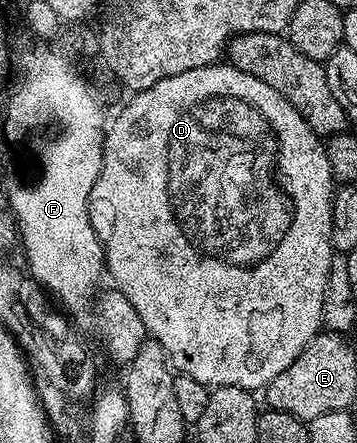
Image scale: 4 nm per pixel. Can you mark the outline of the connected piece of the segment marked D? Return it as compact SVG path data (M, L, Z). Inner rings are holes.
M230 63L207 65L190 71L182 71L182 75L170 75L166 79L158 79L158 83L154 83L154 87L146 87L133 92L129 97L132 98L125 103L124 110L113 121L111 118L110 124L107 126L104 134L104 165L100 169L100 174L90 191L90 199L88 200L88 218L98 235L101 247L104 249L104 264L107 276L109 278L112 276L111 284L122 295L126 295L126 299L130 299L130 307L134 307L134 311L138 311L138 319L142 319L145 334L164 348L165 358L177 374L190 379L198 379L198 383L209 387L233 385L249 391L263 390L271 381L278 379L278 375L282 375L282 371L286 371L286 367L290 367L290 363L294 363L294 359L298 359L298 355L302 355L304 348L315 339L317 333L321 332L322 329L324 292L328 286L328 272L334 256L332 247L334 178L330 167L330 159L324 150L325 142L309 127L306 119L302 119L302 115L298 115L298 111L294 111L294 107L290 103L286 103L286 99L282 99L282 95L278 95L278 91L274 91L274 87L266 87L266 83L262 83L262 79L254 79L254 75L246 75L246 71L238 71ZM228 329L230 332L236 333L236 337L240 341L246 340L248 332L252 329L252 337L254 340L260 341L260 345L228 345Z

